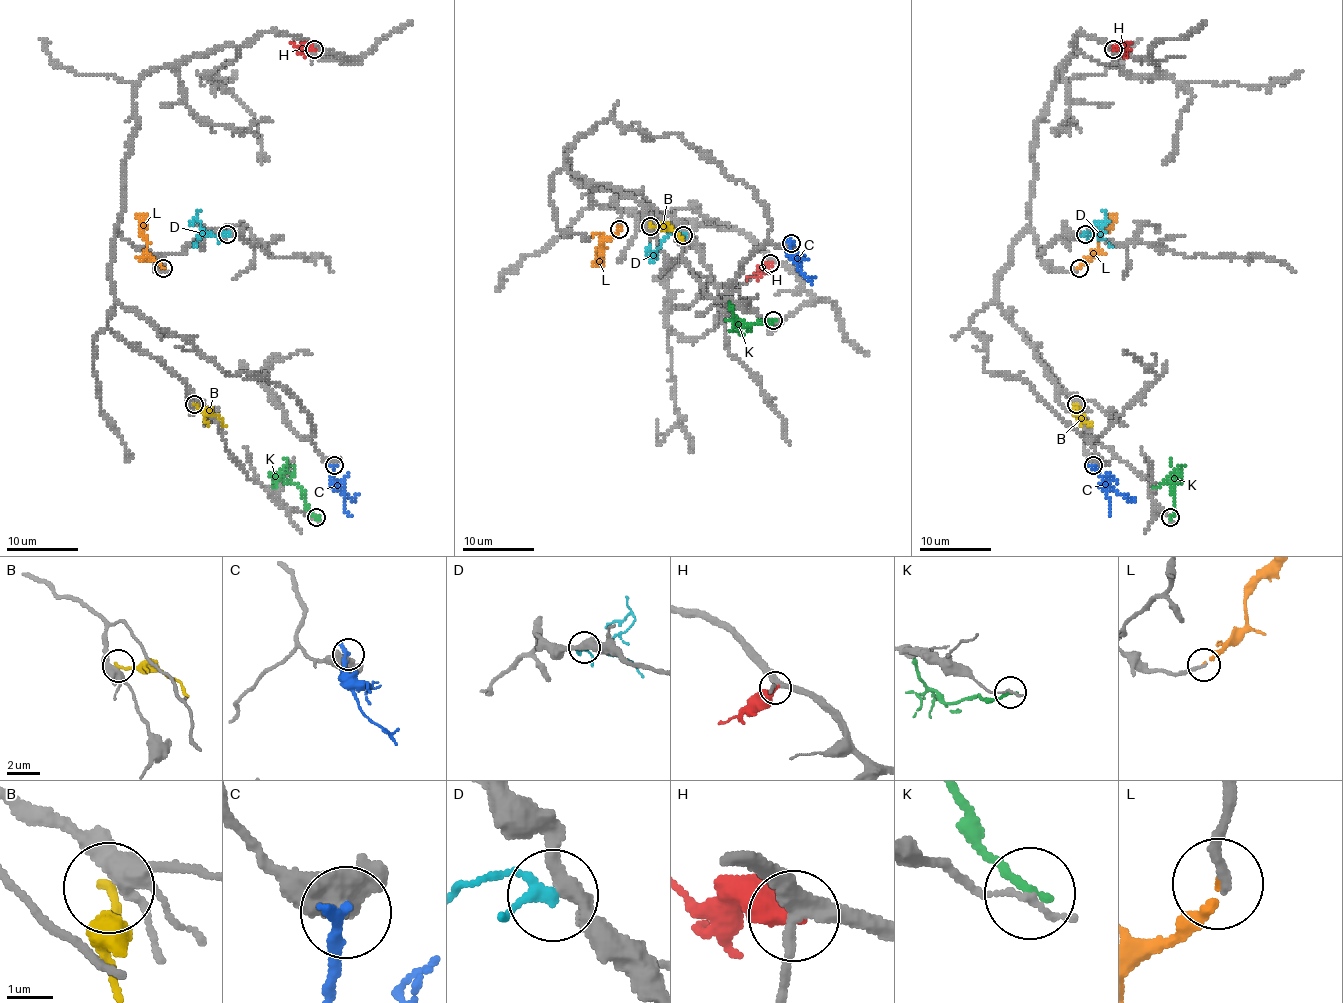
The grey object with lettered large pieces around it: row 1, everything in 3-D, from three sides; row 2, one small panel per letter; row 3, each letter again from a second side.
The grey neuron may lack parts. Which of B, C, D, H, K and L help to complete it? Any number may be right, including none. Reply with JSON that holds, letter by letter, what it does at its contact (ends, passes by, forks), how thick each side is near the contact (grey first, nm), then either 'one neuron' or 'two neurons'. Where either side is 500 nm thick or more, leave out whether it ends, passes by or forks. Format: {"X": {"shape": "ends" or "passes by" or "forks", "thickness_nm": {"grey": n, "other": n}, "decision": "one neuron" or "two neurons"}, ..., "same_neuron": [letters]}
{"B": {"shape": "ends", "thickness_nm": {"grey": 400, "other": 200}, "decision": "two neurons"}, "C": {"shape": "ends", "thickness_nm": {"grey": 480, "other": 280}, "decision": "two neurons"}, "D": {"shape": "passes by", "thickness_nm": {"grey": 360, "other": 200}, "decision": "two neurons"}, "H": {"shape": "ends", "thickness_nm": {"grey": 300, "other": 460}, "decision": "two neurons"}, "K": {"shape": "ends", "thickness_nm": {"grey": 170, "other": 200}, "decision": "two neurons"}, "L": {"shape": "ends", "thickness_nm": {"grey": 220, "other": 160}, "decision": "one neuron"}, "same_neuron": ["L"]}

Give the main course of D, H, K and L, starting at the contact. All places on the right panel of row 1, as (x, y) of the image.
D: (1085, 233), (1097, 231), (1106, 219), (1094, 226)
H: (1114, 49), (1123, 49), (1130, 42)
K: (1171, 518), (1174, 484), (1169, 477), (1182, 464), (1178, 468), (1180, 475)
L: (1080, 267), (1096, 253), (1101, 230), (1115, 213)

